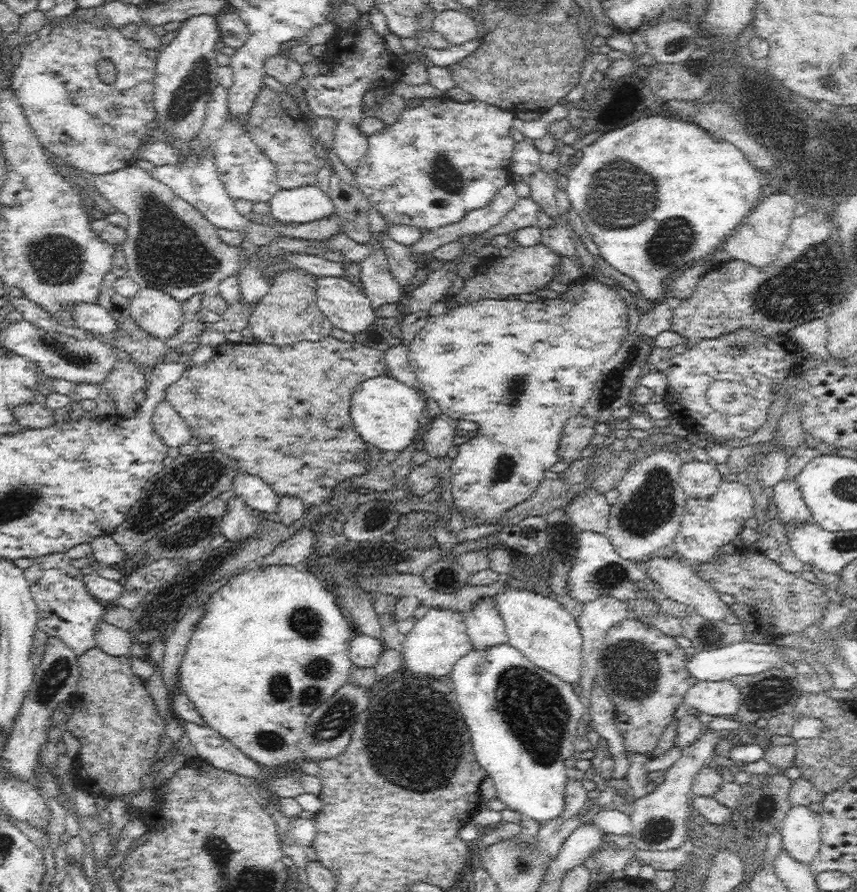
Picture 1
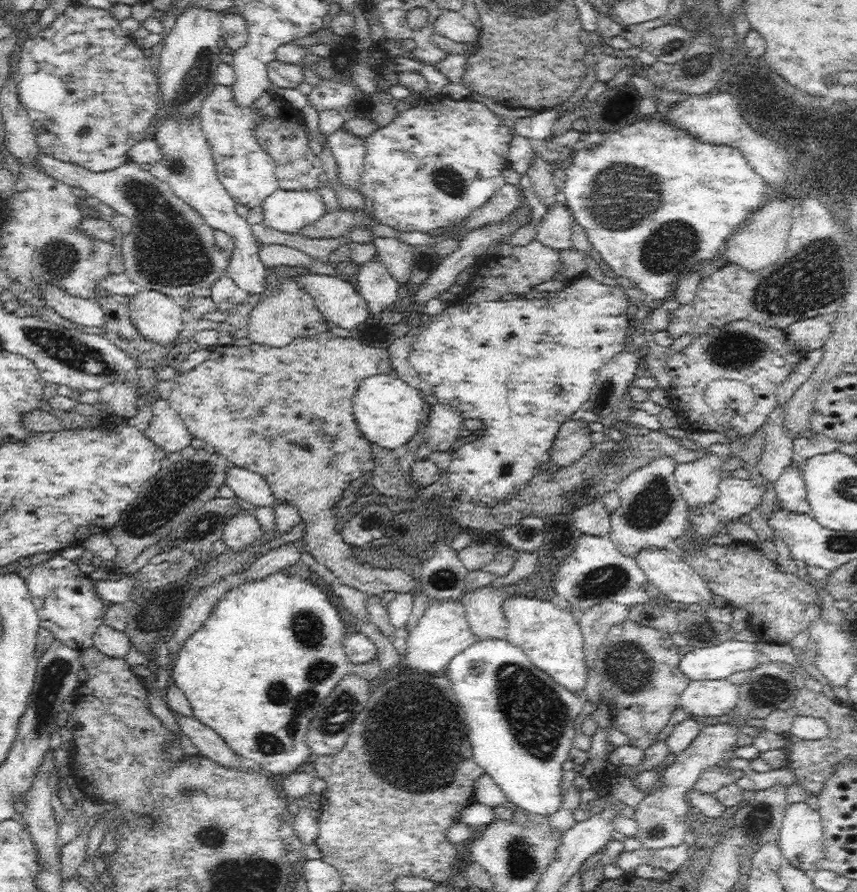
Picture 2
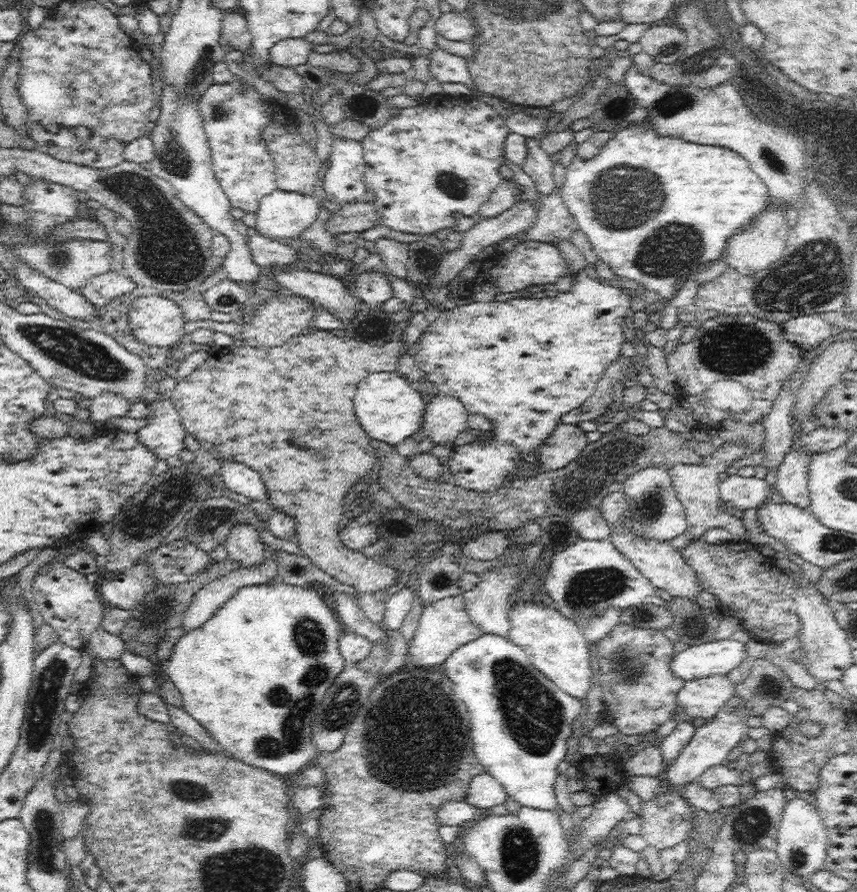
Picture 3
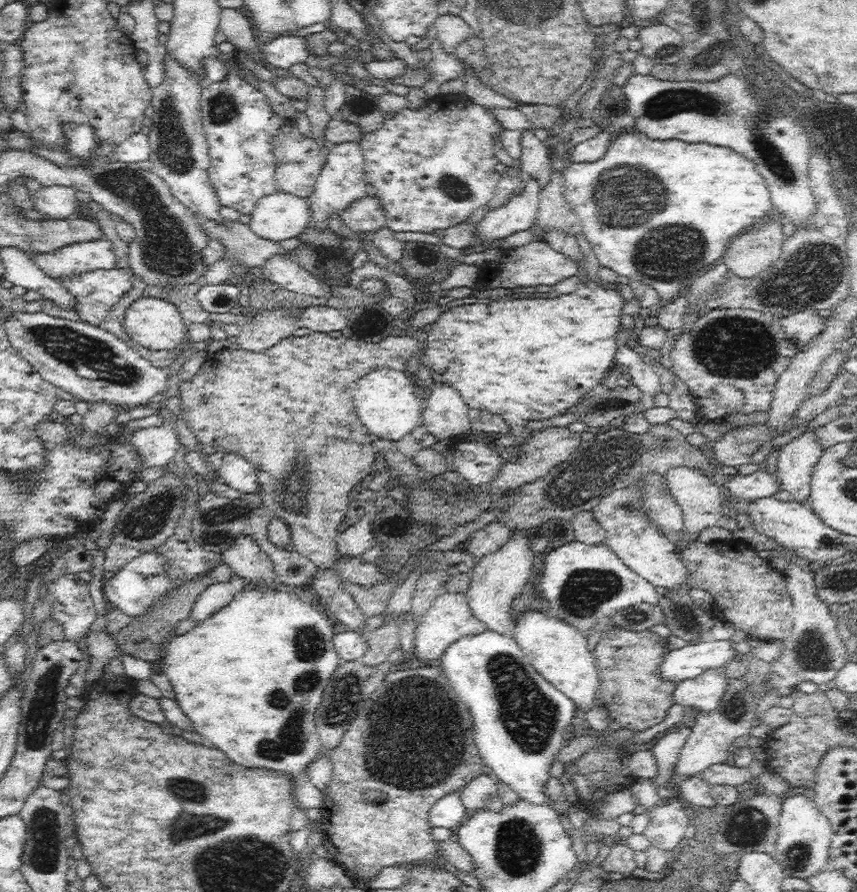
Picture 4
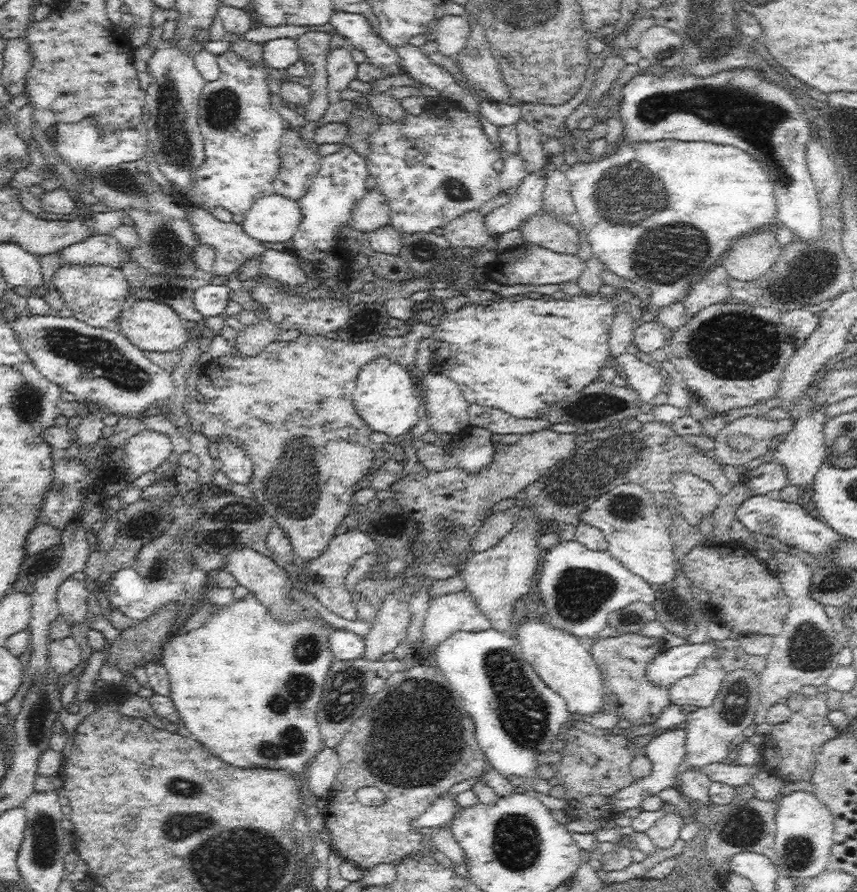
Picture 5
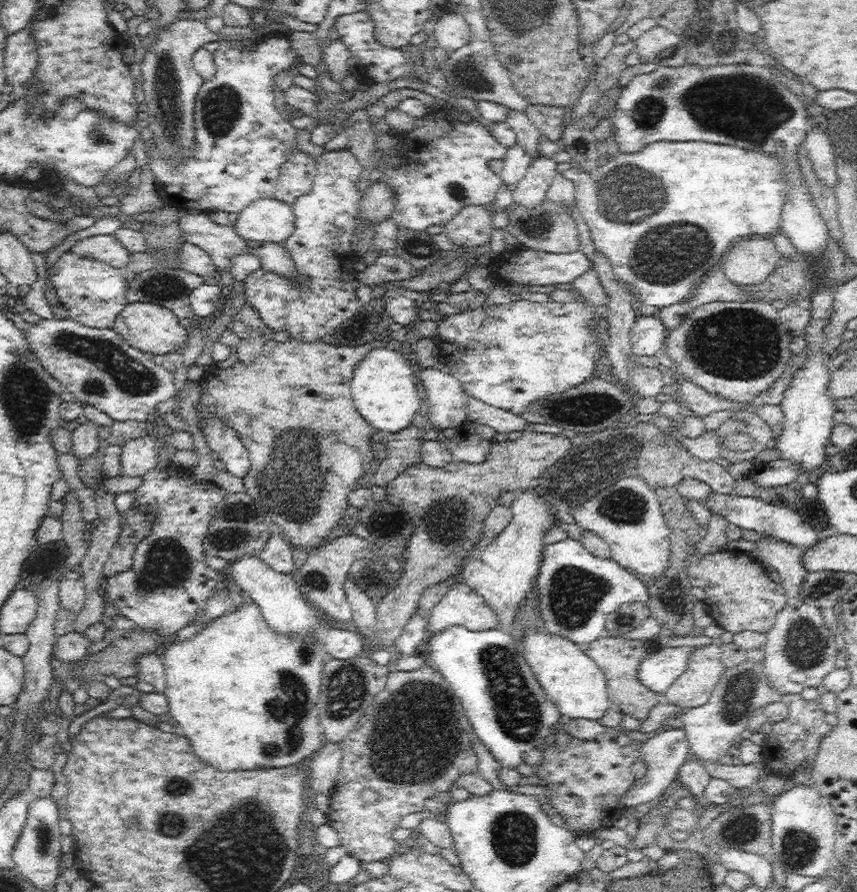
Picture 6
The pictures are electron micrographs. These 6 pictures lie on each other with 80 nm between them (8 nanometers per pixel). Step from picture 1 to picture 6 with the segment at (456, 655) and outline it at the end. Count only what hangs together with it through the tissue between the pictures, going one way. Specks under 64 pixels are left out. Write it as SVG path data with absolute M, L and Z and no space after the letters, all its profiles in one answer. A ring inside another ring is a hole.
M463 582L453 584L438 604L430 610L430 614L427 615L426 619L428 634L440 634L442 630L452 625L464 626L468 630L474 631L490 630L499 626L498 615L486 604L483 596Z

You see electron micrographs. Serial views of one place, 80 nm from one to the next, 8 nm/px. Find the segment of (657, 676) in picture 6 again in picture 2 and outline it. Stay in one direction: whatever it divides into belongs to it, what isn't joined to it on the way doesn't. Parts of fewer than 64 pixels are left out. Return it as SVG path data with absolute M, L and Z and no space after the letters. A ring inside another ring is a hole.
M734 638L687 652L680 658L680 672L691 681L728 679L734 672L756 668L763 659L756 643Z

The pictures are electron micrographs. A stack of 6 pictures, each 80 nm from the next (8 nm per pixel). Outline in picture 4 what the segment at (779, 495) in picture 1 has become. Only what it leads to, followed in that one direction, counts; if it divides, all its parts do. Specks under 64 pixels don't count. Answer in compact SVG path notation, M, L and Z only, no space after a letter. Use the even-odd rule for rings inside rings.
M816 429L806 431L788 444L778 448L777 472L782 490L788 491L794 501L808 503L810 481L824 450L816 440Z

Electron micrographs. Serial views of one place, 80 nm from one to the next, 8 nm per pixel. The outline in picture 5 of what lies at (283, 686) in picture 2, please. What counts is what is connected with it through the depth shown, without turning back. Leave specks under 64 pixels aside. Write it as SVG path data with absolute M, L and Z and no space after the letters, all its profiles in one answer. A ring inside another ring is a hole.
M252 592L243 596L241 600L235 600L227 607L222 607L216 614L208 617L201 627L190 632L177 632L168 642L163 644L161 652L161 662L167 670L170 683L170 699L180 715L180 722L189 730L190 736L198 739L202 745L213 755L218 756L222 761L229 765L242 768L261 768L276 770L292 770L293 774L305 776L307 765L322 750L321 732L317 719L318 704L322 698L322 690L330 664L334 660L332 651L328 647L329 629L327 624L319 619L317 615L309 615L308 617L300 617L292 623L286 621L278 621L272 619L269 611L254 597Z

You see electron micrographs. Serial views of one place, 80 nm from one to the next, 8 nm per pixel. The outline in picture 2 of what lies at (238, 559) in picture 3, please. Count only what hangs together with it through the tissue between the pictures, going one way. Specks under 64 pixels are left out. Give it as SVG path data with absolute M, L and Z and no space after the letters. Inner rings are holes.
M238 511L231 519L224 528L221 540L230 547L235 556L236 553L260 542L264 533L256 517L250 511Z

